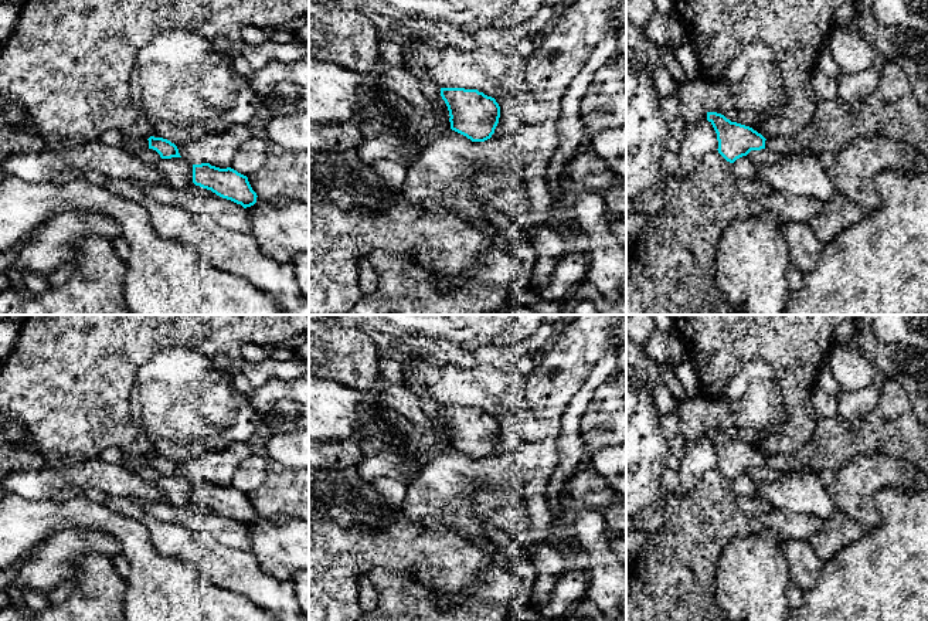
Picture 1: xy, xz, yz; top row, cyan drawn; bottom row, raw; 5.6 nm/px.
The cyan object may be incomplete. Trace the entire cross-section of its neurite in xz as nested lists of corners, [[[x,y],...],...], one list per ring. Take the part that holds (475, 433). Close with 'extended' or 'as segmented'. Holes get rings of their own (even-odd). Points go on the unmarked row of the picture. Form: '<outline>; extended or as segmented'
[[[441,405],[441,414],[448,424],[452,448],[472,459],[492,455],[500,435],[500,424],[494,415],[465,405]]]; as segmented

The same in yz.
[[[707,430],[707,438],[717,451],[718,471],[730,481],[747,474],[751,468],[765,466],[766,457],[749,444],[731,440],[717,430]]]; as segmented

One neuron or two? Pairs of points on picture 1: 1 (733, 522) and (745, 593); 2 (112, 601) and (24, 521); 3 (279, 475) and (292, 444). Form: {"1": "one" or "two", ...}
{"1": "two", "2": "two", "3": "two"}

